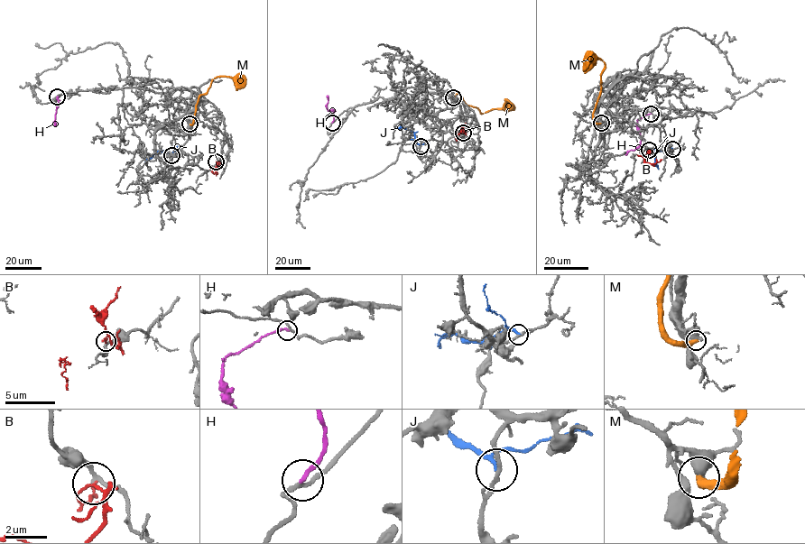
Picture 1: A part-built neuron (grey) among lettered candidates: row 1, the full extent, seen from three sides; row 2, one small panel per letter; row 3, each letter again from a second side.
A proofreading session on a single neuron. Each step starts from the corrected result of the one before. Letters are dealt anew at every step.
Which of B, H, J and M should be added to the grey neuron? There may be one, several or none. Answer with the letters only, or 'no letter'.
B

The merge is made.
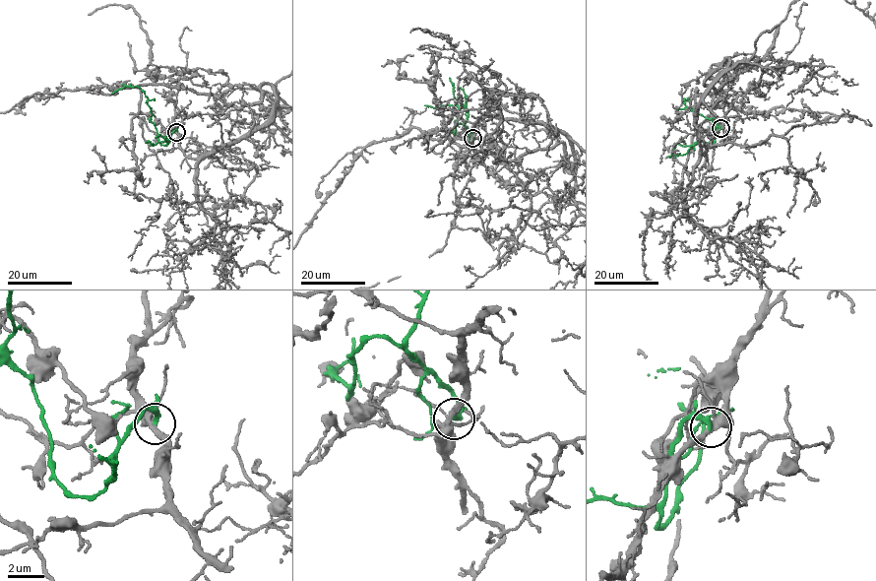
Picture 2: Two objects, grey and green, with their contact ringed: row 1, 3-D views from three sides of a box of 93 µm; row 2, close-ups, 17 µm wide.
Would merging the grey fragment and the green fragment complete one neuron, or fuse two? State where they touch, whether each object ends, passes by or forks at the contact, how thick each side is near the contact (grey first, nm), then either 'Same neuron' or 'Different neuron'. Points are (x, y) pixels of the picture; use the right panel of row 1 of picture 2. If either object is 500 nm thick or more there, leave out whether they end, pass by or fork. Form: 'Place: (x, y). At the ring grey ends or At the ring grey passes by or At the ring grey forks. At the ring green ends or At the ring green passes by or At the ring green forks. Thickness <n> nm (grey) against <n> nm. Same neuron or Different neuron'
Place: (720, 128). At the ring grey forks. At the ring green ends. Thickness 300 nm (grey) against 280 nm. Different neuron

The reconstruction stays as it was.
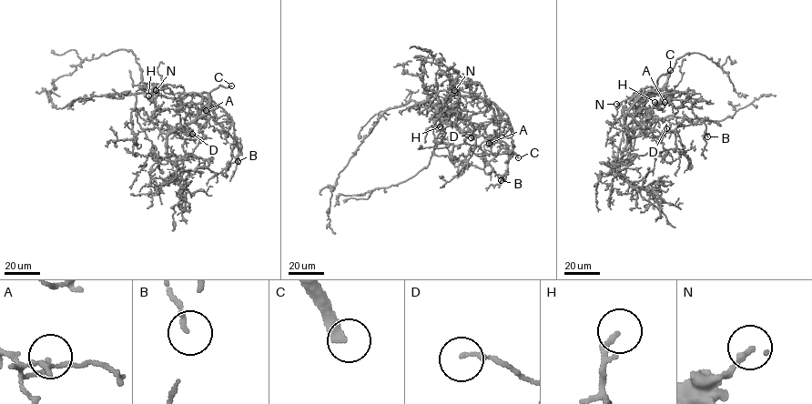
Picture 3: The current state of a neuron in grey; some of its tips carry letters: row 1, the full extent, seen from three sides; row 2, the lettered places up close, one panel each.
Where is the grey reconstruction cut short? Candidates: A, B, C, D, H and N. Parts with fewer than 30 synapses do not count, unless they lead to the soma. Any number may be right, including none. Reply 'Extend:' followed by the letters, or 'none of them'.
Extend: C, H

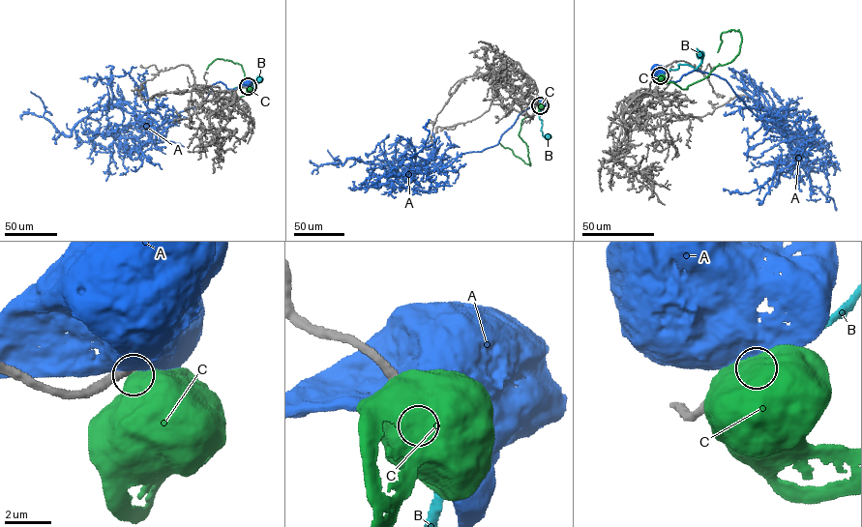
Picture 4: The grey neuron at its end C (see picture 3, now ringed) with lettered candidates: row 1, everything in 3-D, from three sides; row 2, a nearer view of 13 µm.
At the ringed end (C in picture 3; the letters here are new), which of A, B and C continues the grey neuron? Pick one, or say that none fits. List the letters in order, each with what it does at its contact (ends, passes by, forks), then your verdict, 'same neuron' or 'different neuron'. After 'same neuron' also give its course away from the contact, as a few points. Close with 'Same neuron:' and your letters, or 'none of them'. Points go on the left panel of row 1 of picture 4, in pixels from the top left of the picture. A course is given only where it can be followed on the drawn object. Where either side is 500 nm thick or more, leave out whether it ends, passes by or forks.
A: different neuron
B: it ends there; same neuron
C: different neuron
Same neuron: B

